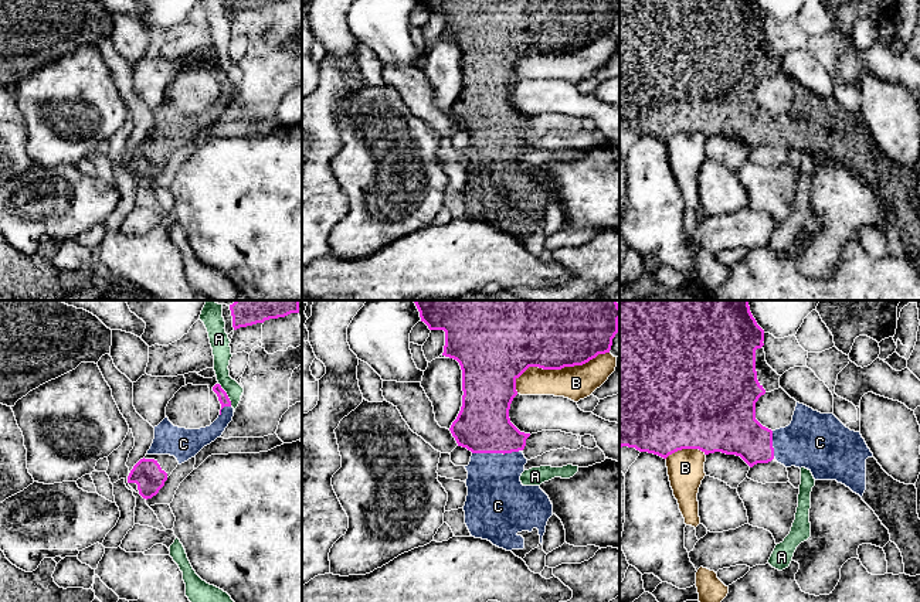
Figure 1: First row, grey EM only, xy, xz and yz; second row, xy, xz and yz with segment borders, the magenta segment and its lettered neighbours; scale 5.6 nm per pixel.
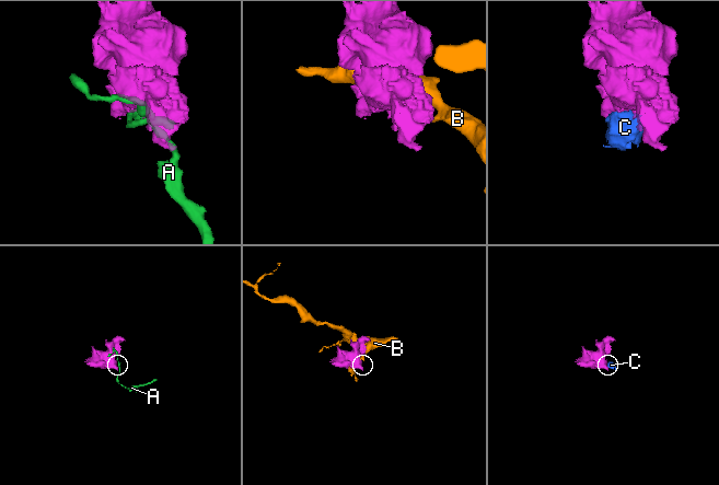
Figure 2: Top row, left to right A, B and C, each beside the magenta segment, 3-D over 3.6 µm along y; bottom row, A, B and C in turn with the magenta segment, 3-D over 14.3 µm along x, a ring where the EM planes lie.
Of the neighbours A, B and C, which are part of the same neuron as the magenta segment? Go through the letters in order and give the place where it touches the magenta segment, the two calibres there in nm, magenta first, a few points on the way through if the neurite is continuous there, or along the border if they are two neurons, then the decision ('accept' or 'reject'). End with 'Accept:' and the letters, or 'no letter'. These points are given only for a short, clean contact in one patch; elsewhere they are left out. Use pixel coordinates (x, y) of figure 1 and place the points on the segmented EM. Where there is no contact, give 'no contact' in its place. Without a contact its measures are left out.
A: contact xy (226, 394); calibres 60 and 110 nm; reject
B: contact xz (557, 368); calibres 500 and 190 nm; reject
C: contact xz (495, 452); calibres 300 and 320 nm; accept
Accept: C

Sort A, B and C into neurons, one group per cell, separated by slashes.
A / B / C

